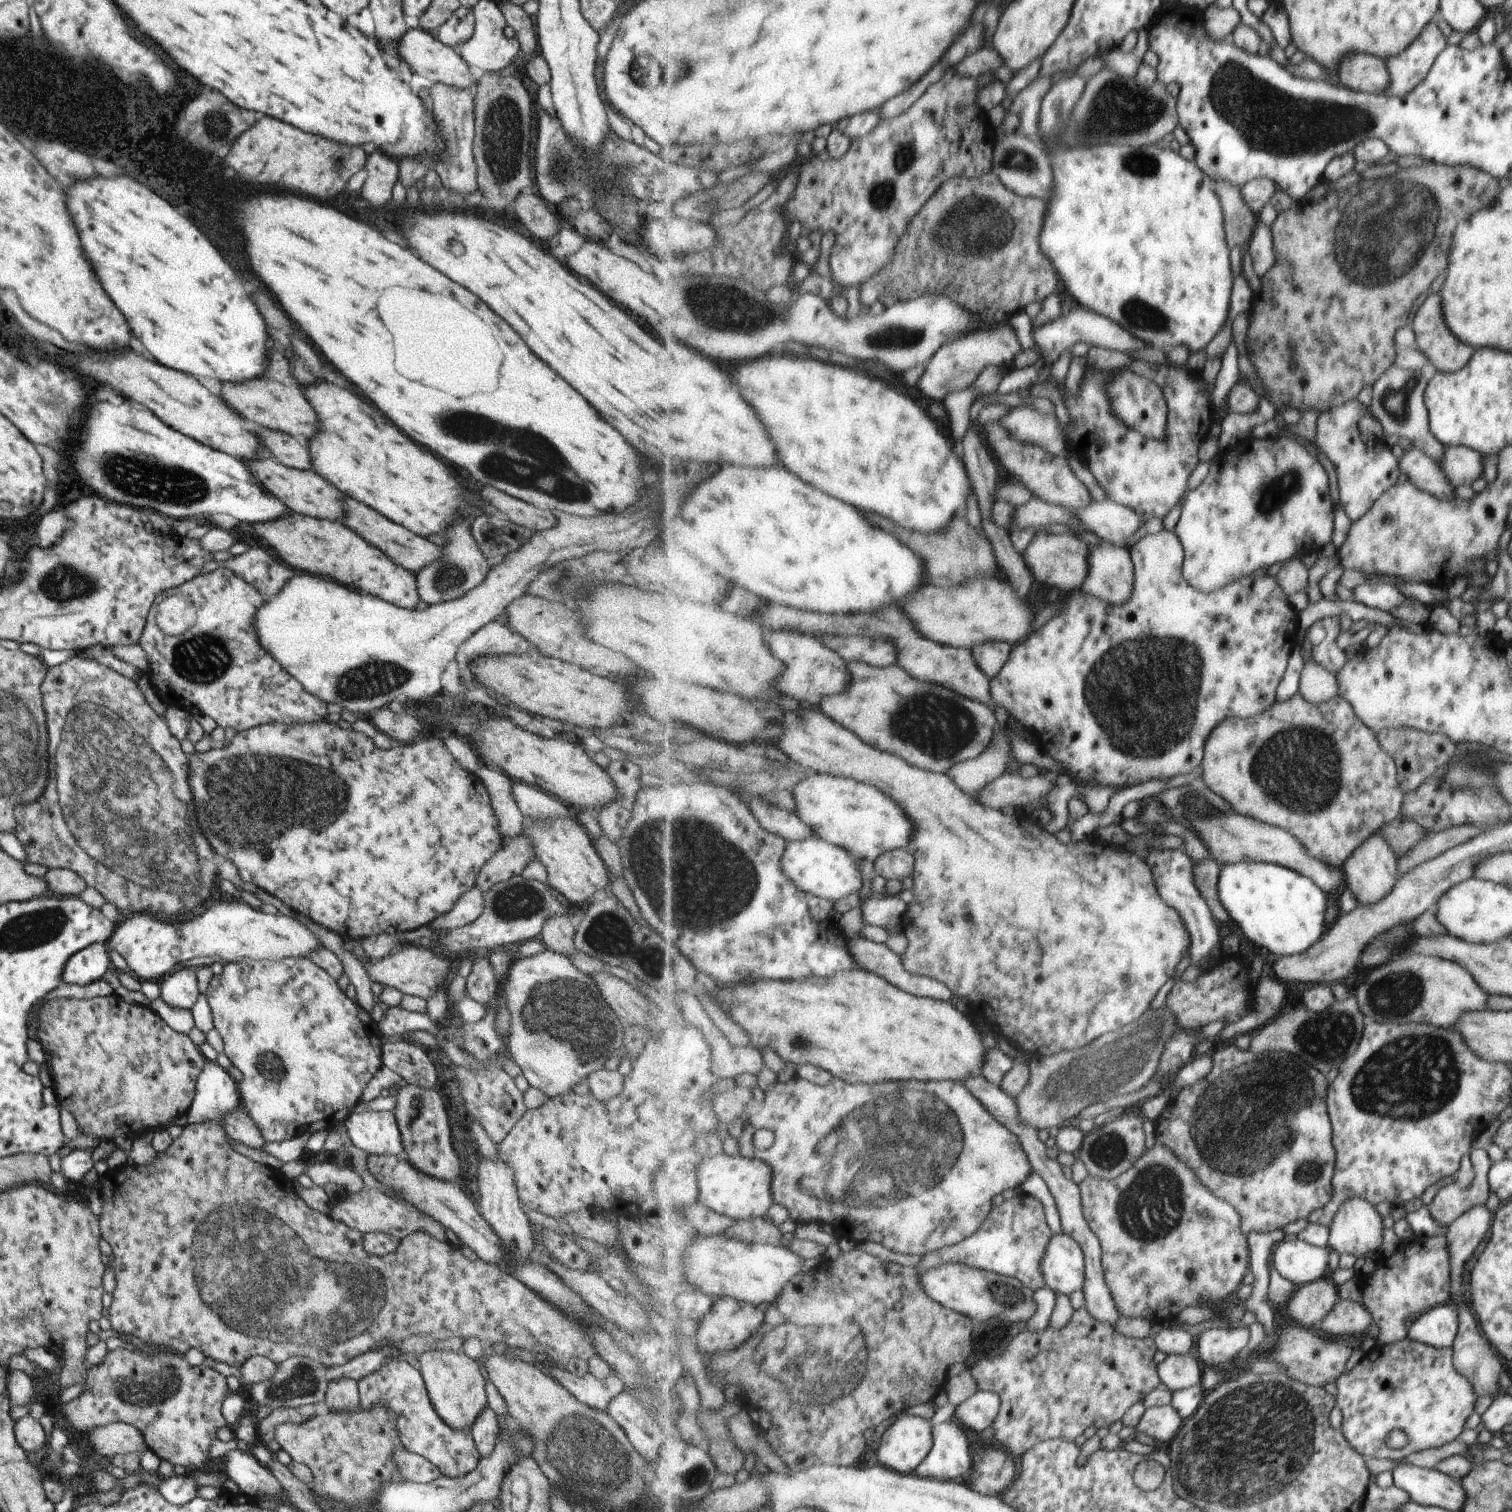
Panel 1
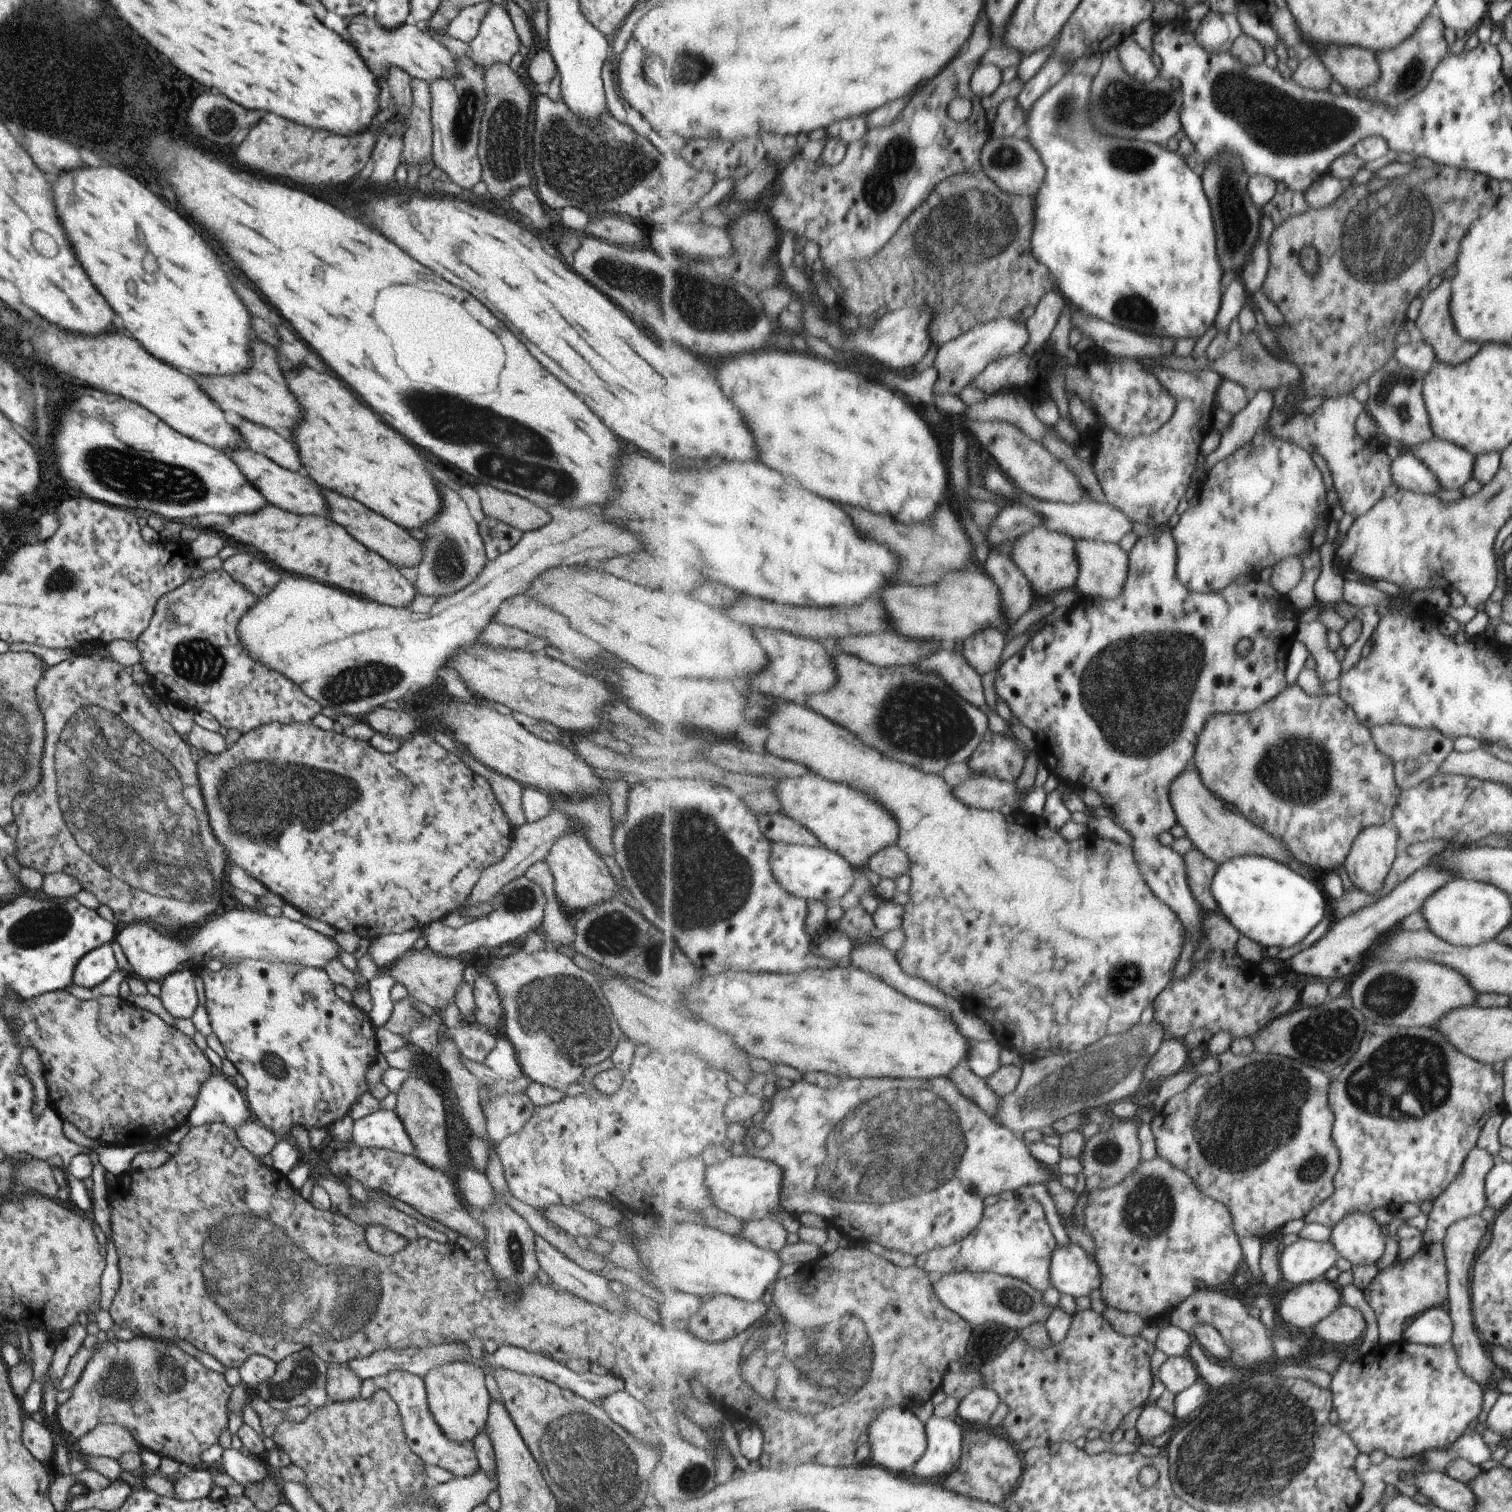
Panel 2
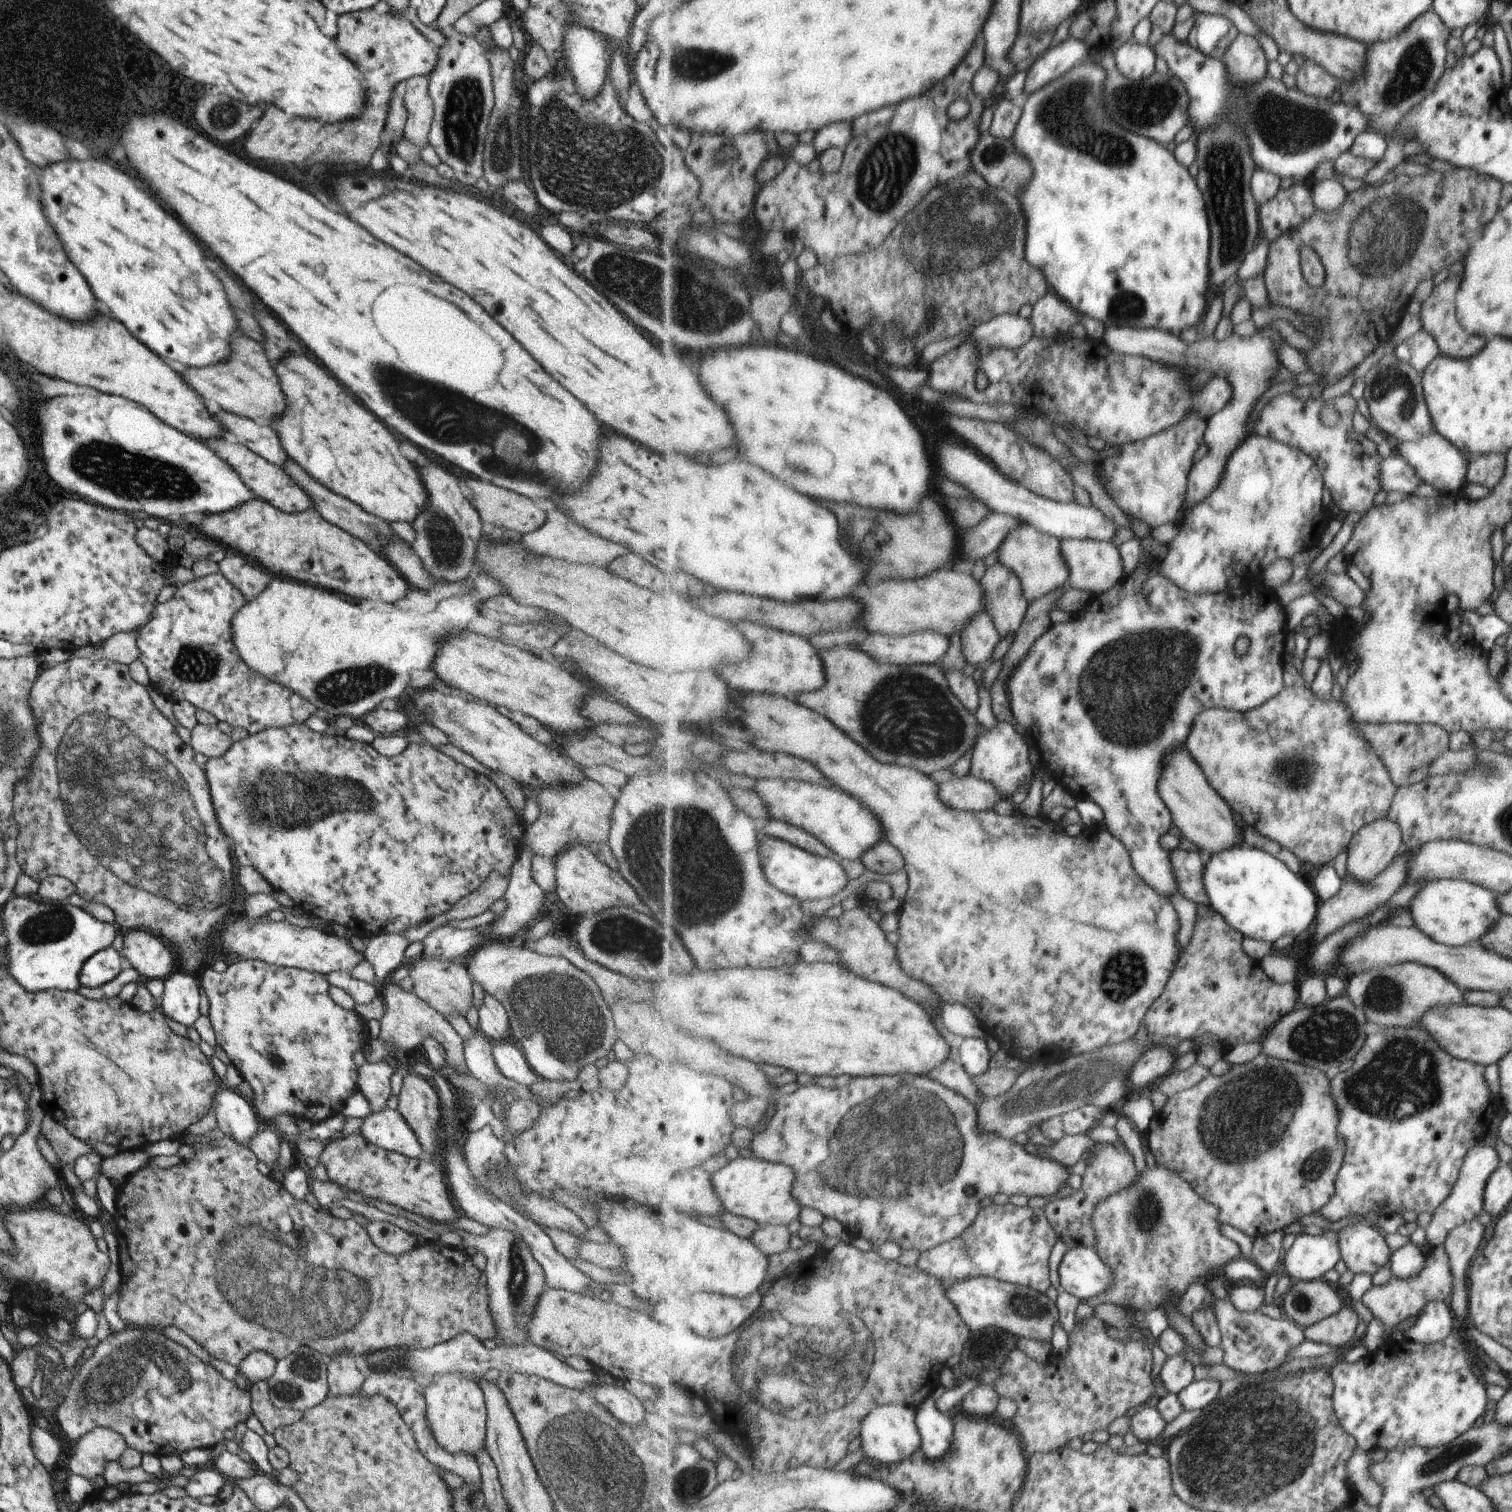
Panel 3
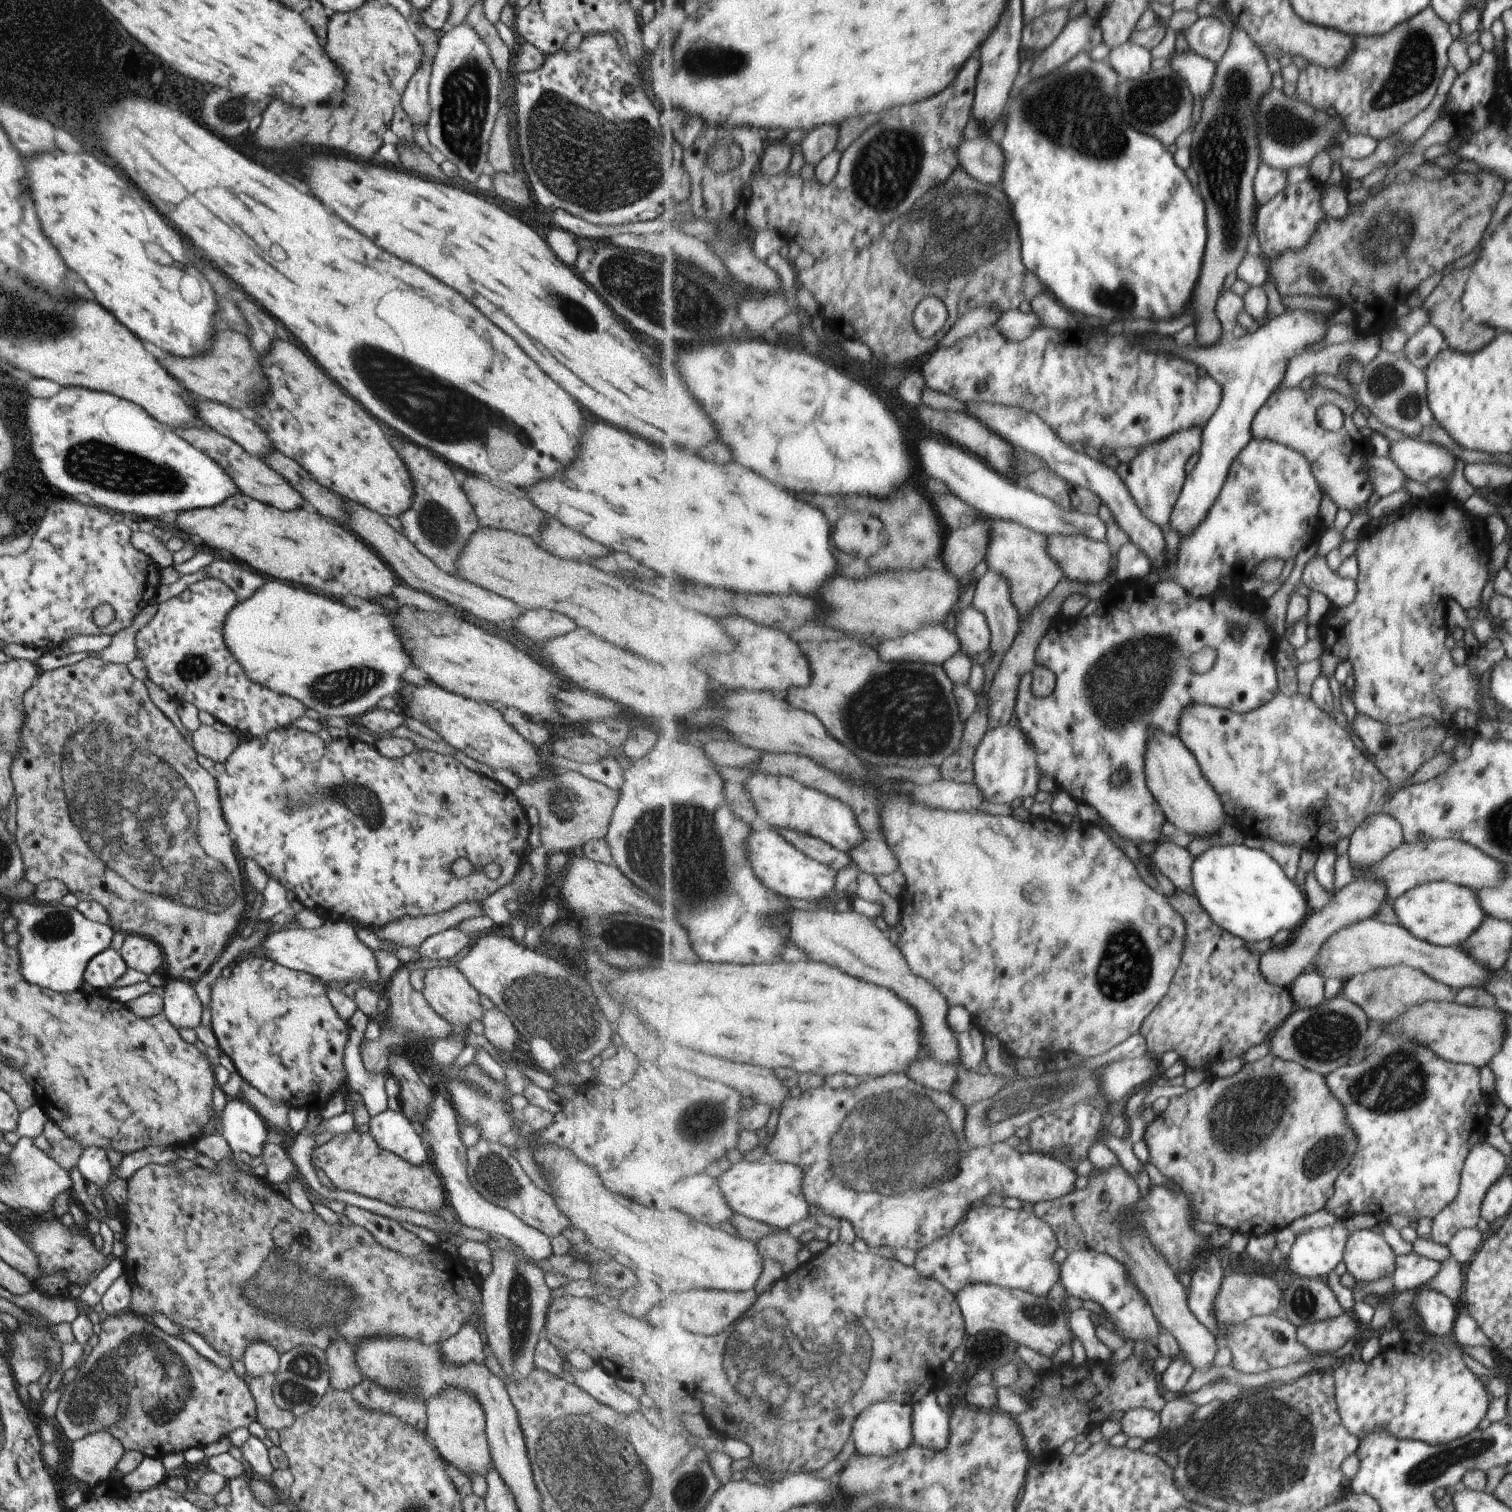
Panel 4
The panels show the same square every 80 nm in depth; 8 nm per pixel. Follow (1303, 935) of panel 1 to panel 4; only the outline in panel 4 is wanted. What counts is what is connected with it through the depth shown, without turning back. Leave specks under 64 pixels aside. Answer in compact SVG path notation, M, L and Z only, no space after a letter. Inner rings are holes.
M1250 846L1210 847L1196 857L1193 866L1195 894L1216 924L1245 941L1274 938L1282 930L1296 930L1310 918L1309 896L1286 876L1282 866L1264 852Z

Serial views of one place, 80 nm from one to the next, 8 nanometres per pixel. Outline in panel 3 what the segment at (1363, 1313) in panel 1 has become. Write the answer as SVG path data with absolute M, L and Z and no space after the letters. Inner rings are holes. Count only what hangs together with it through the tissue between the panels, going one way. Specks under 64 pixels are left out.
M1350 1304L1345 1305L1336 1312L1336 1315L1316 1325L1305 1327L1306 1337L1311 1341L1331 1347L1346 1346L1352 1340L1354 1330L1358 1328L1358 1322L1360 1322L1358 1314L1352 1310Z

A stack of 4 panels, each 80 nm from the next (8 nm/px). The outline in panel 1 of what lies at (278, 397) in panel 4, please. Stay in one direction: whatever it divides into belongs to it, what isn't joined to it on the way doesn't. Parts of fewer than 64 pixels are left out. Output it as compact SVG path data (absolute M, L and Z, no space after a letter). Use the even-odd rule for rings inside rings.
M324 380L300 388L320 420L318 432L305 441L312 458L312 471L346 497L424 538L446 532L454 520L471 520L474 508L482 510L482 514L491 509L478 492L470 494L472 502L469 502L460 484L438 458L406 438L396 426L390 426L378 410L362 402L356 394Z

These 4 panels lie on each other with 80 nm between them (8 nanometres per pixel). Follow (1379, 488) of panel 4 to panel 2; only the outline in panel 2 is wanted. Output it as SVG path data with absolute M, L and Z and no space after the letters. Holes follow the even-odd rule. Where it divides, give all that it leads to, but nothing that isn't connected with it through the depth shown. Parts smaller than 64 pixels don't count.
M1409 449L1405 454L1400 454L1392 460L1390 474L1392 474L1392 483L1404 490L1434 495L1442 488L1434 472L1421 464Z

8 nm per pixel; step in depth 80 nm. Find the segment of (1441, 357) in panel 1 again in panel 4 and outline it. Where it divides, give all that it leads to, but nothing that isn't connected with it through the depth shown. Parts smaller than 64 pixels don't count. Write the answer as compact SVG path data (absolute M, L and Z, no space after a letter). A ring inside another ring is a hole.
M1464 266L1464 268L1454 268L1451 273L1445 274L1431 294L1425 298L1422 306L1423 309L1428 311L1430 324L1442 331L1448 347L1460 353L1482 351L1497 334L1497 332L1494 332L1494 328L1488 328L1486 323L1468 320L1467 314L1464 313L1462 296L1466 291L1470 272L1472 272L1472 266Z

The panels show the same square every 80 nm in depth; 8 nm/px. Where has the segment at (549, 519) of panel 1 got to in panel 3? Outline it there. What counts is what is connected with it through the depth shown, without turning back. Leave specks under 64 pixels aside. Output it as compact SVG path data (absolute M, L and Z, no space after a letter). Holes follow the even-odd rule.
M479 478L466 480L466 486L472 490L472 506L477 510L484 524L502 527L507 531L516 531L522 536L538 530L547 519L547 512L538 508L531 498L517 492L499 487Z

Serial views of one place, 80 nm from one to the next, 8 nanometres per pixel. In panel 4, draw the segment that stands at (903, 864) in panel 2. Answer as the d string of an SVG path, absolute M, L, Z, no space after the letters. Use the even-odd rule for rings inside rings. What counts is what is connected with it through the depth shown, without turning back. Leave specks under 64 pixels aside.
M870 833L864 839L851 856L857 866L866 872L876 876L892 874L901 866L901 862L889 845L887 836L884 833Z

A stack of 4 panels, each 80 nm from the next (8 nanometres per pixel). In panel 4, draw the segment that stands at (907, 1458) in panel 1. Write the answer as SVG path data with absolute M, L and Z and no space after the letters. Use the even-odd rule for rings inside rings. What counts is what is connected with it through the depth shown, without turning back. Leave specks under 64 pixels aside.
M880 1401L880 1404L873 1404L856 1419L853 1437L860 1455L888 1458L906 1451L916 1444L915 1408L903 1401Z

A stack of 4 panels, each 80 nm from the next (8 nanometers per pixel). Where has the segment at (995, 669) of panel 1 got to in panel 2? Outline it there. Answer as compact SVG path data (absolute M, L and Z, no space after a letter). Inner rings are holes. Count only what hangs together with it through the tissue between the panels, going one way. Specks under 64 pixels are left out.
M988 628L986 632L978 632L965 642L965 656L971 661L972 666L982 674L992 672L1002 660L1002 654L1008 644L1007 636L996 630Z

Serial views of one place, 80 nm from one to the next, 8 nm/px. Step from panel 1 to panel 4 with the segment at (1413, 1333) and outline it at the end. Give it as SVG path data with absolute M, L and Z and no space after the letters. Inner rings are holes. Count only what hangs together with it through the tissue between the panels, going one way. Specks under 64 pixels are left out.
M1422 1287L1415 1300L1414 1313L1422 1318L1423 1331L1429 1335L1452 1336L1454 1321L1457 1319L1456 1308L1445 1294L1430 1287Z

